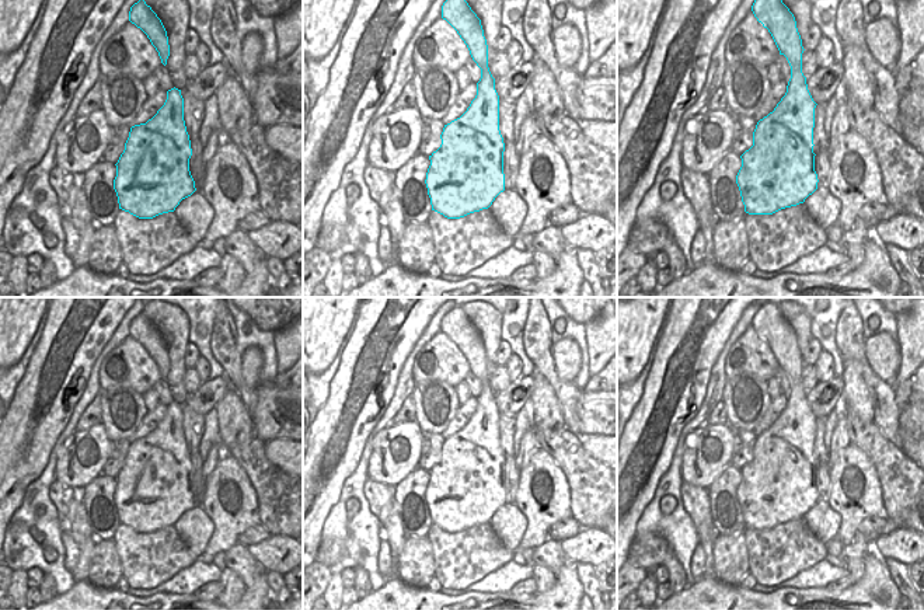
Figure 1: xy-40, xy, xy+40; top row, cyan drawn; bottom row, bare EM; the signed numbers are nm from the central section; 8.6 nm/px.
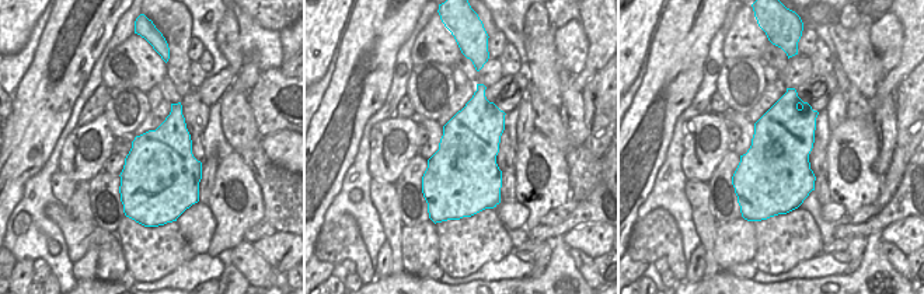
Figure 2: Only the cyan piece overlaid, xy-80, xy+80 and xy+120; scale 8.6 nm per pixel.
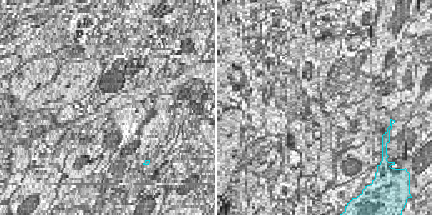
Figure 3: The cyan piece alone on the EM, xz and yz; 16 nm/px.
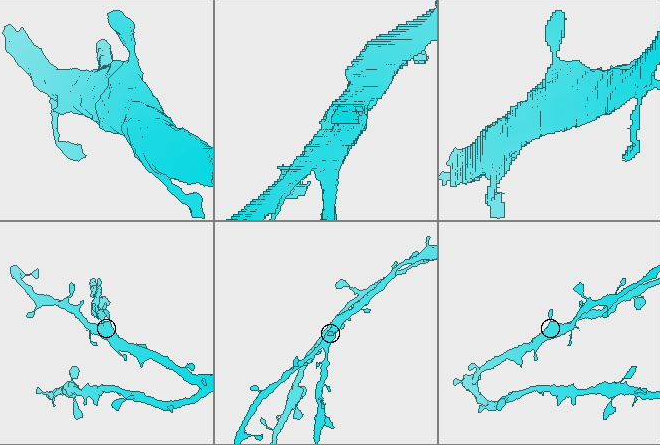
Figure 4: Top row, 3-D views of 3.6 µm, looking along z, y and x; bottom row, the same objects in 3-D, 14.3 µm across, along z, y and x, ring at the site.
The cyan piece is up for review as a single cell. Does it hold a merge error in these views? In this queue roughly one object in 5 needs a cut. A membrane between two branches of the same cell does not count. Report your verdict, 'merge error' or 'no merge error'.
no merge error

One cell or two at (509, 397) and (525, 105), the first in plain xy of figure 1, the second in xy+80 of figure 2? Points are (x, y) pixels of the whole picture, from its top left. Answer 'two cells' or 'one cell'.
two cells

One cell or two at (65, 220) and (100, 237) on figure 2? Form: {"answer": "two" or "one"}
{"answer": "one"}

